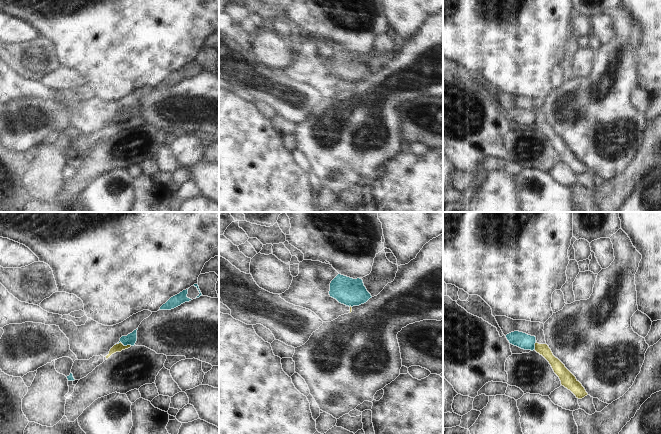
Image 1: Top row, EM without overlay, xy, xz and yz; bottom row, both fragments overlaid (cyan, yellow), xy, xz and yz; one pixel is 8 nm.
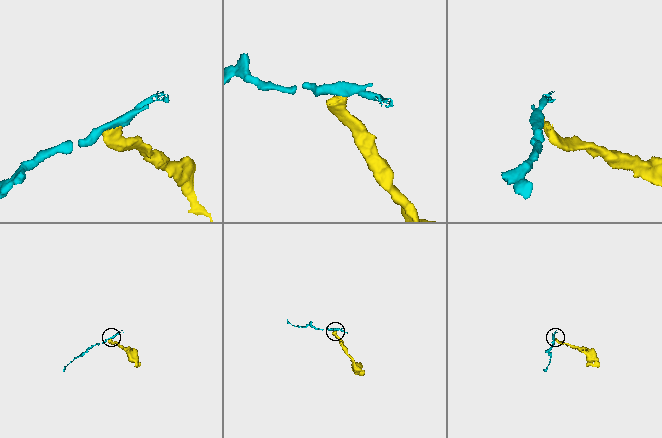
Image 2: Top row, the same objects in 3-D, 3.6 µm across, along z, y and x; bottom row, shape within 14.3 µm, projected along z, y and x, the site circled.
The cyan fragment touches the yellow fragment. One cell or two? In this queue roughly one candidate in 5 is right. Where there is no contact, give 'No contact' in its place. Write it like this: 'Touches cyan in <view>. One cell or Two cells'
Touches cyan in xy. Two cells

